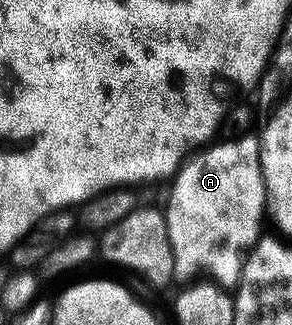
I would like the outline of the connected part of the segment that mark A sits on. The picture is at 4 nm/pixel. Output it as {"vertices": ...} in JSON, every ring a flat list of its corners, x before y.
{"vertices":[[256,135,241,136,238,140,225,140,222,144,218,142,210,143,208,146,202,147,196,154,190,155,185,163,181,165,179,171,172,177,173,189,169,192,169,205,164,205,163,211,165,221,167,222,167,234,171,238,171,250,175,258,174,273,178,277,193,276,189,278,197,278,200,272,207,272,216,283,222,286,233,286,241,279,241,266,249,251,254,244,257,243,262,235,261,215,264,217,267,212,265,203,265,179,261,173,261,142]]}

